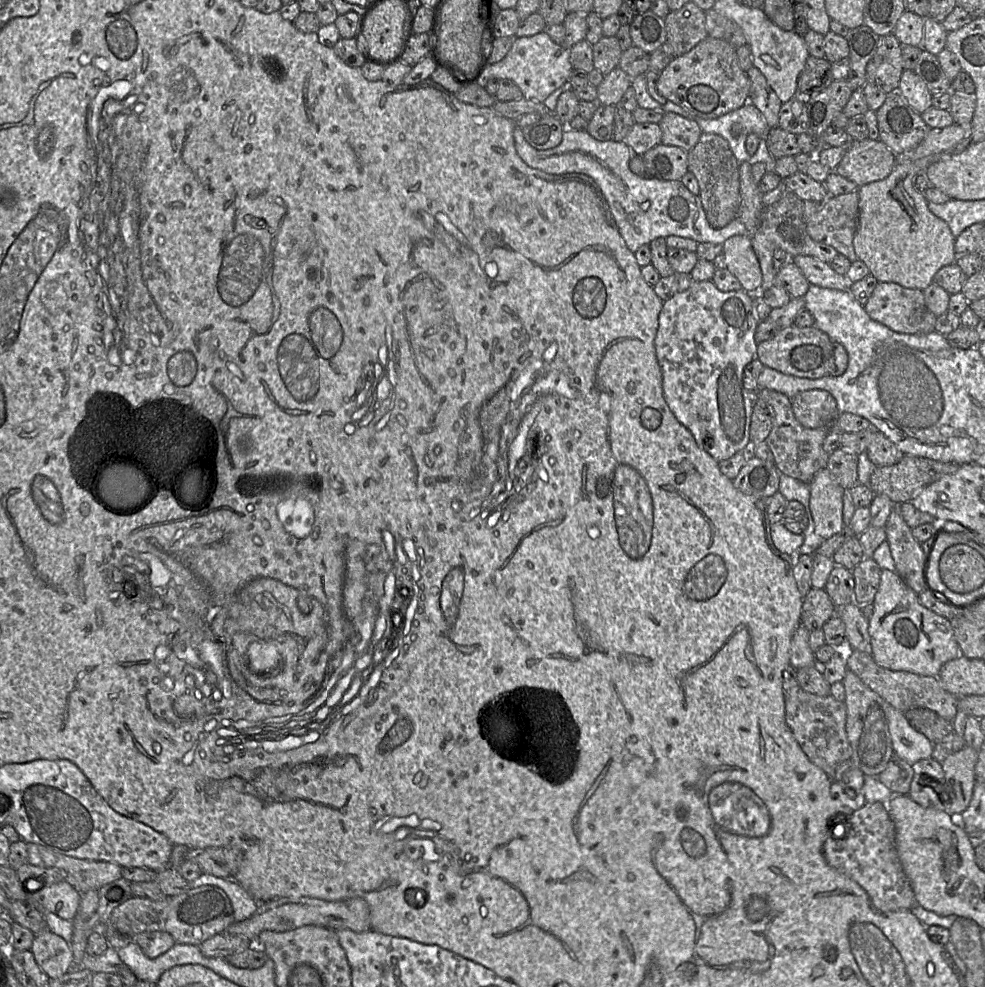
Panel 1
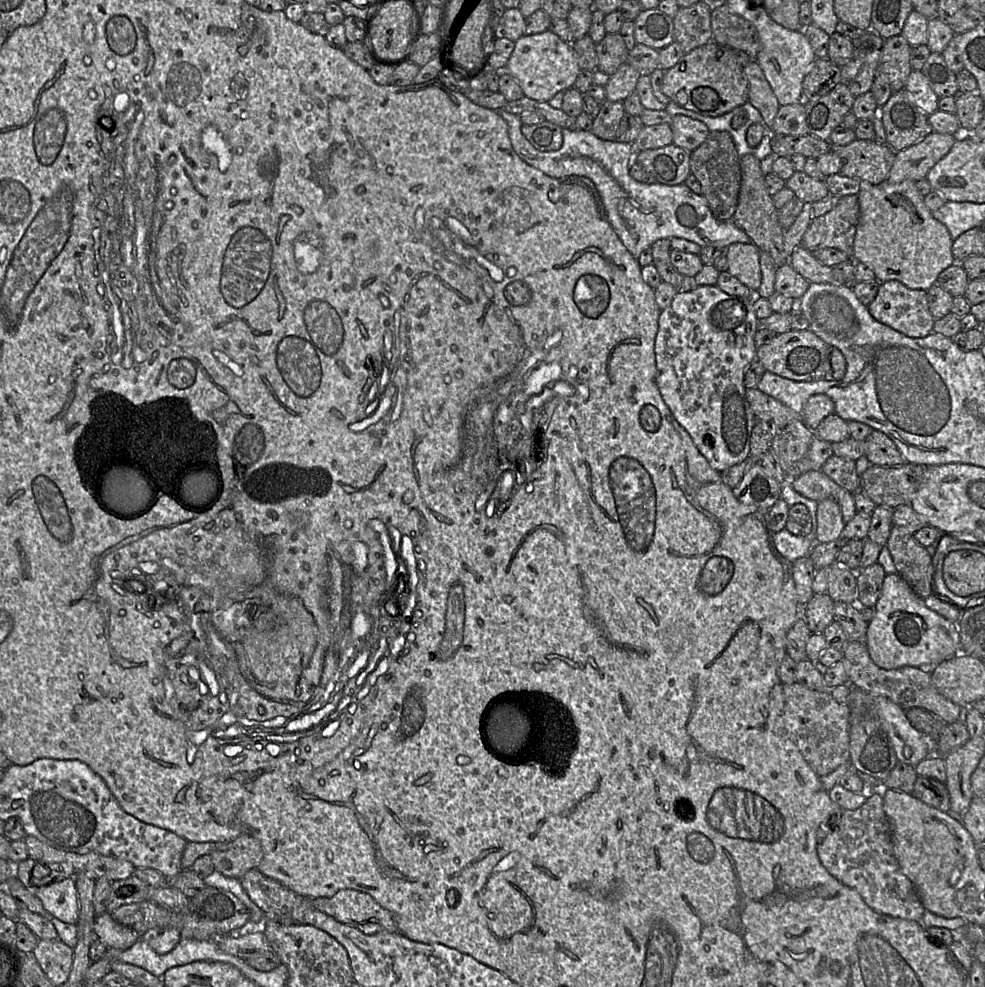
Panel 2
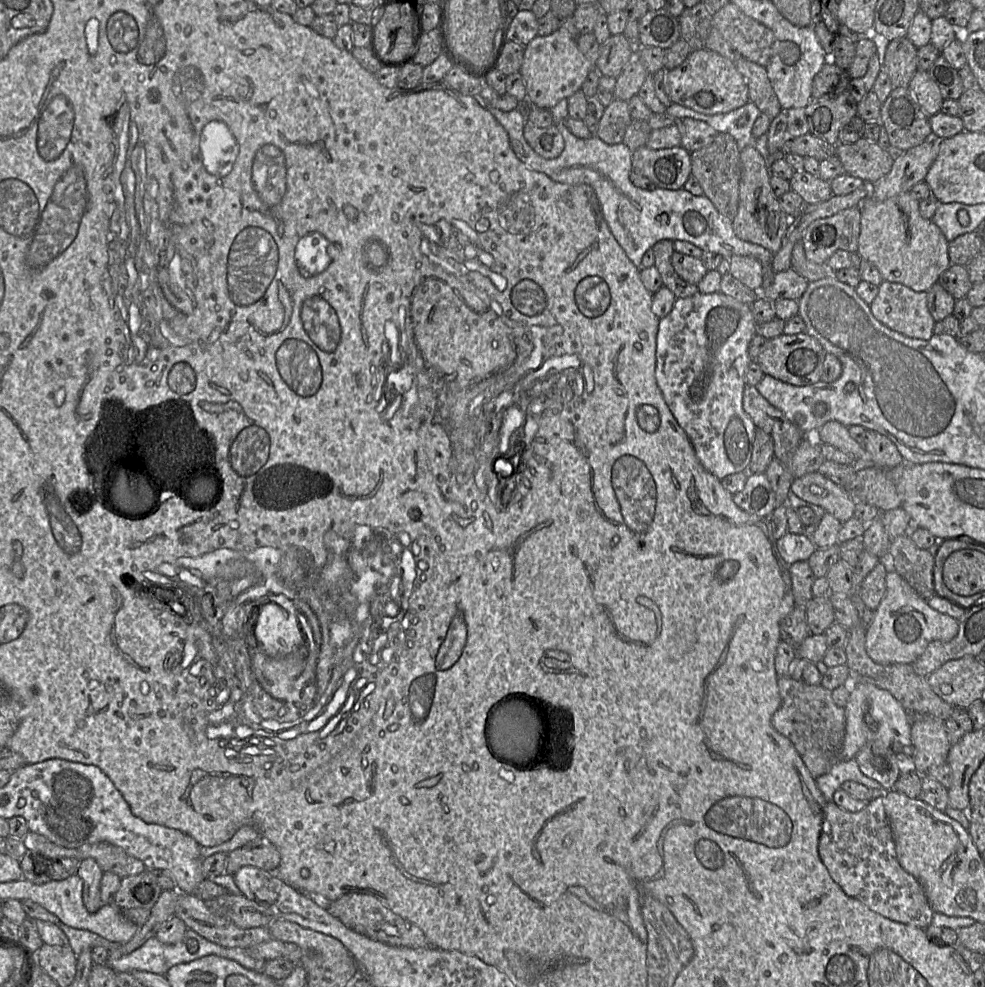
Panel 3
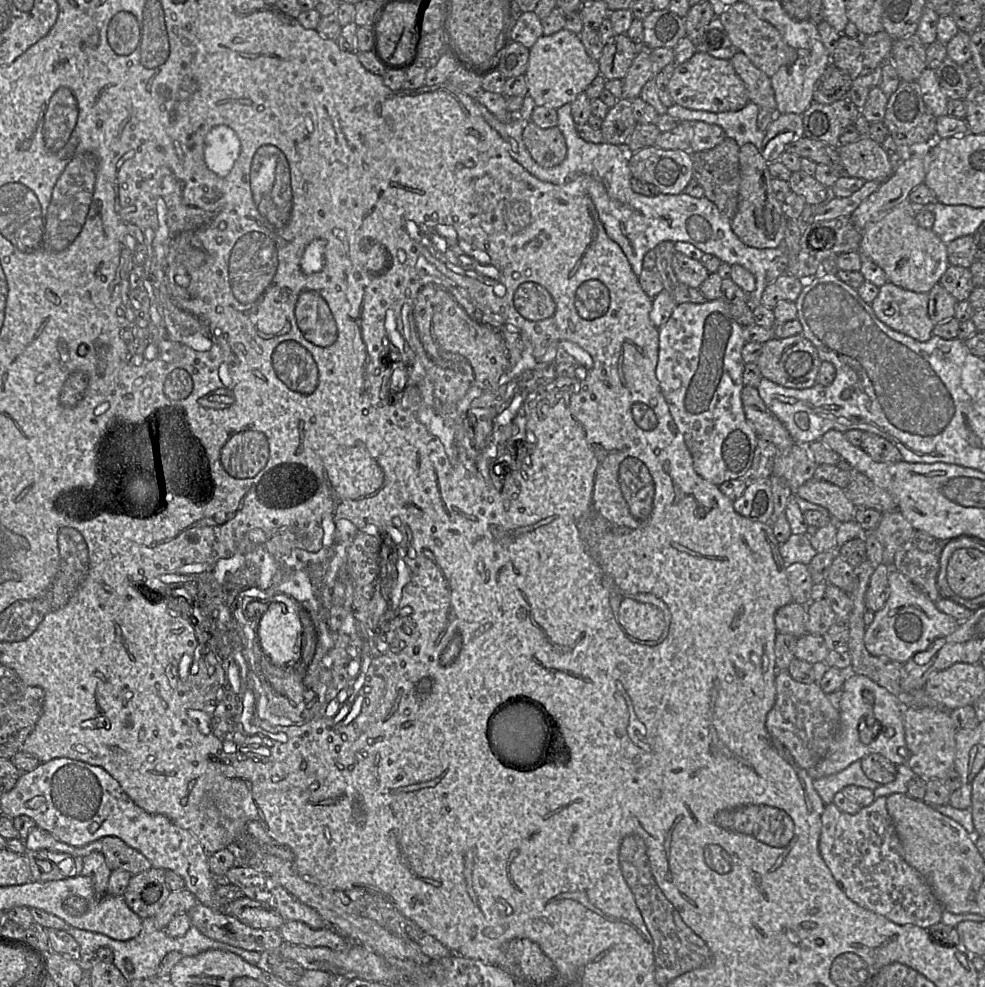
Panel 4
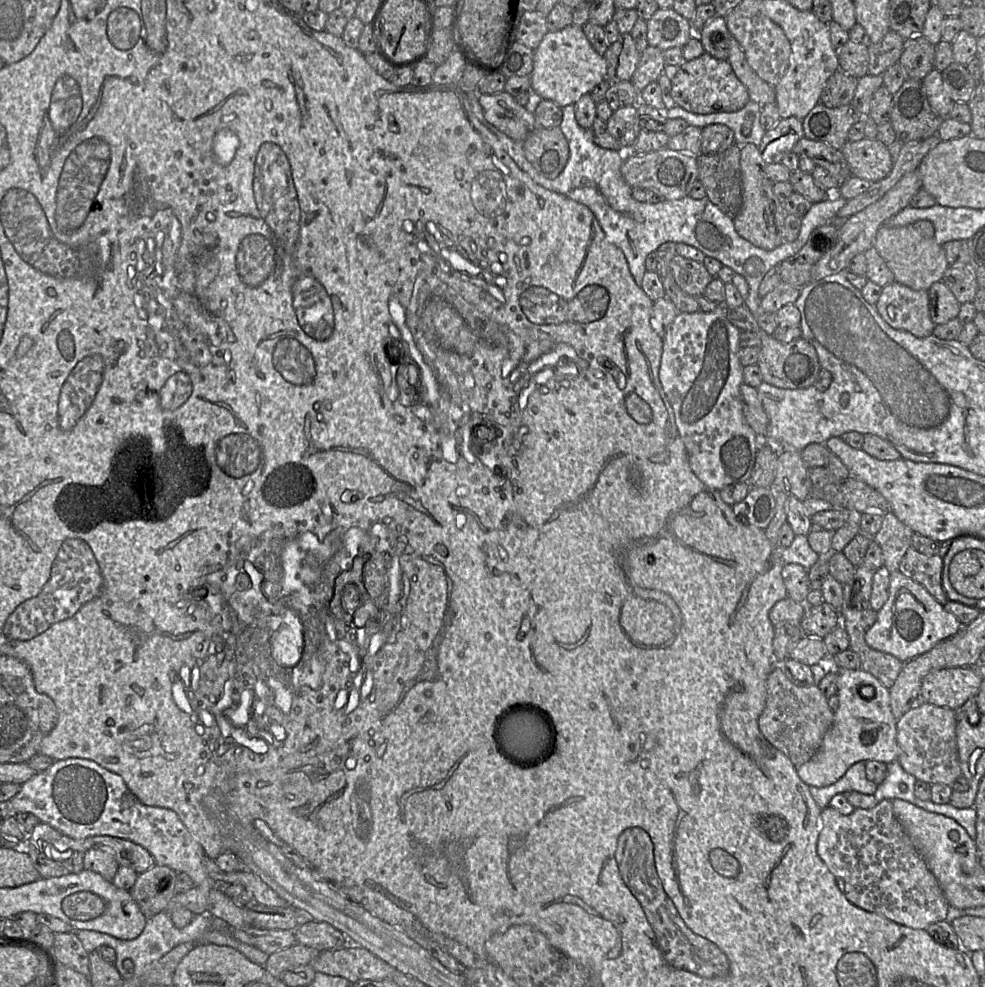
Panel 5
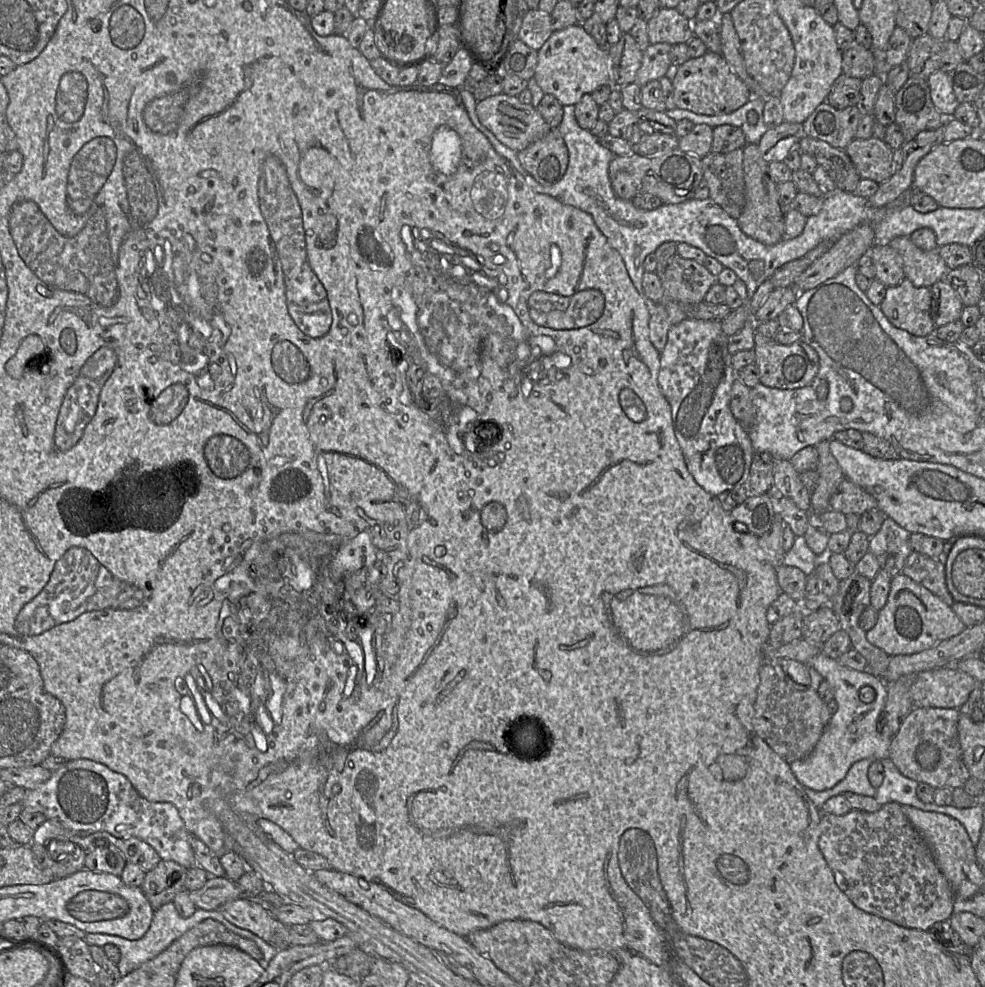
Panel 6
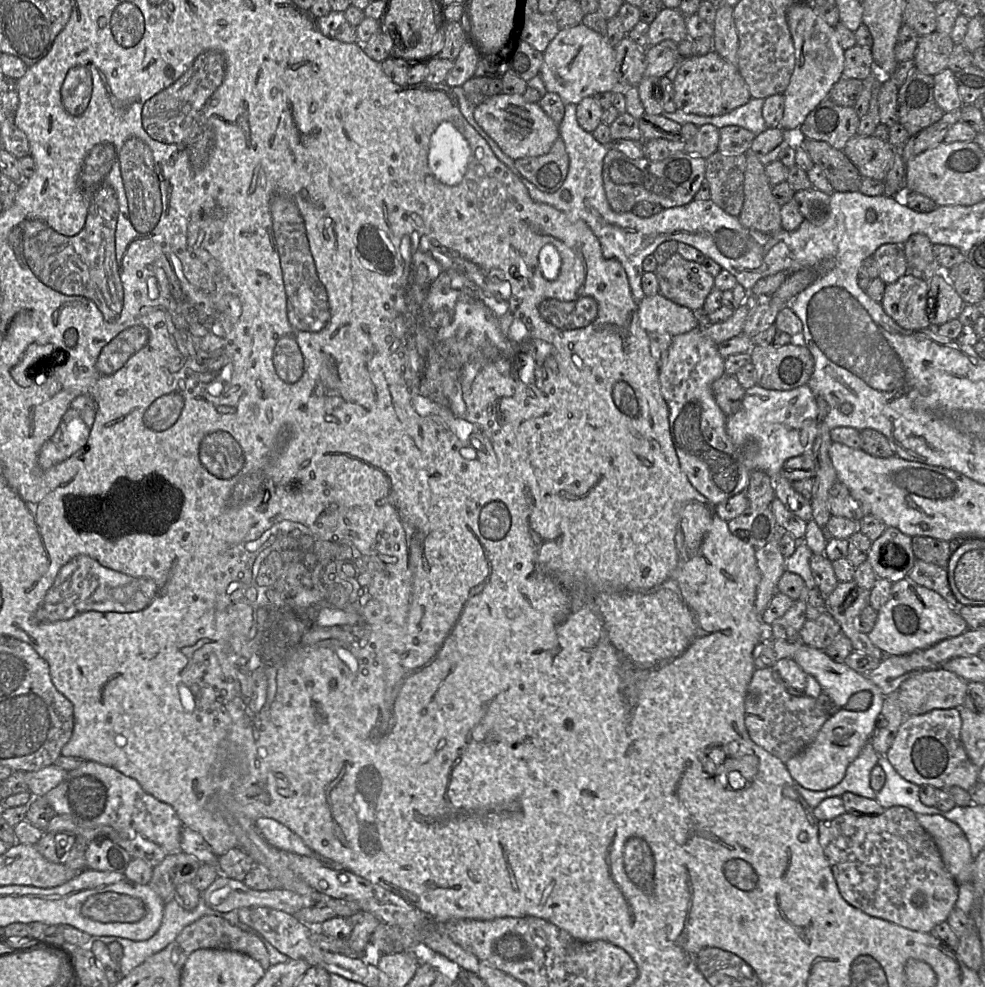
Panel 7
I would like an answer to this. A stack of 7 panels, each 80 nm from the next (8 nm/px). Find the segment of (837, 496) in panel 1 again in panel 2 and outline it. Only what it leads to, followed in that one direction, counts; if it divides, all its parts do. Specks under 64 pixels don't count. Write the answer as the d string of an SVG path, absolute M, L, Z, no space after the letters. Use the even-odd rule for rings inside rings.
M824 499L818 502L816 520L816 543L829 543L841 538L845 524L836 501Z

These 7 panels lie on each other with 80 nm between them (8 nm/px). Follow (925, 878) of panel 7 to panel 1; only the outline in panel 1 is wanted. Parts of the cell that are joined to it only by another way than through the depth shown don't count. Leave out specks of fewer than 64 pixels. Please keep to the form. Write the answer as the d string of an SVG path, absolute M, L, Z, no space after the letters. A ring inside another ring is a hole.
M866 802L847 818L846 825L835 824L834 821L839 821L838 817L829 822L828 837L823 845L823 855L827 863L858 883L878 909L911 910L917 902L899 862L895 826L886 803Z

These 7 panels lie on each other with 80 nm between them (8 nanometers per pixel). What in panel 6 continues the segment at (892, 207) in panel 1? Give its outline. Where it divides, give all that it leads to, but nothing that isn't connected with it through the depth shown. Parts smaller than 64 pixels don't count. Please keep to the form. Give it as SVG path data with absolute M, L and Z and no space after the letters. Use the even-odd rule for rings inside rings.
M909 236L896 237L888 245L901 257L905 278L914 286L930 288L944 279L948 267L937 250L922 250Z

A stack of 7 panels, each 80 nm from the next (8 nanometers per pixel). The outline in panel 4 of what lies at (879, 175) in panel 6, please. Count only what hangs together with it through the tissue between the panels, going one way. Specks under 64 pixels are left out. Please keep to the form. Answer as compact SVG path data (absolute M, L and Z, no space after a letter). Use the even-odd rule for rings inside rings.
M870 137L837 147L844 173L868 181L884 181L894 171L895 159Z

